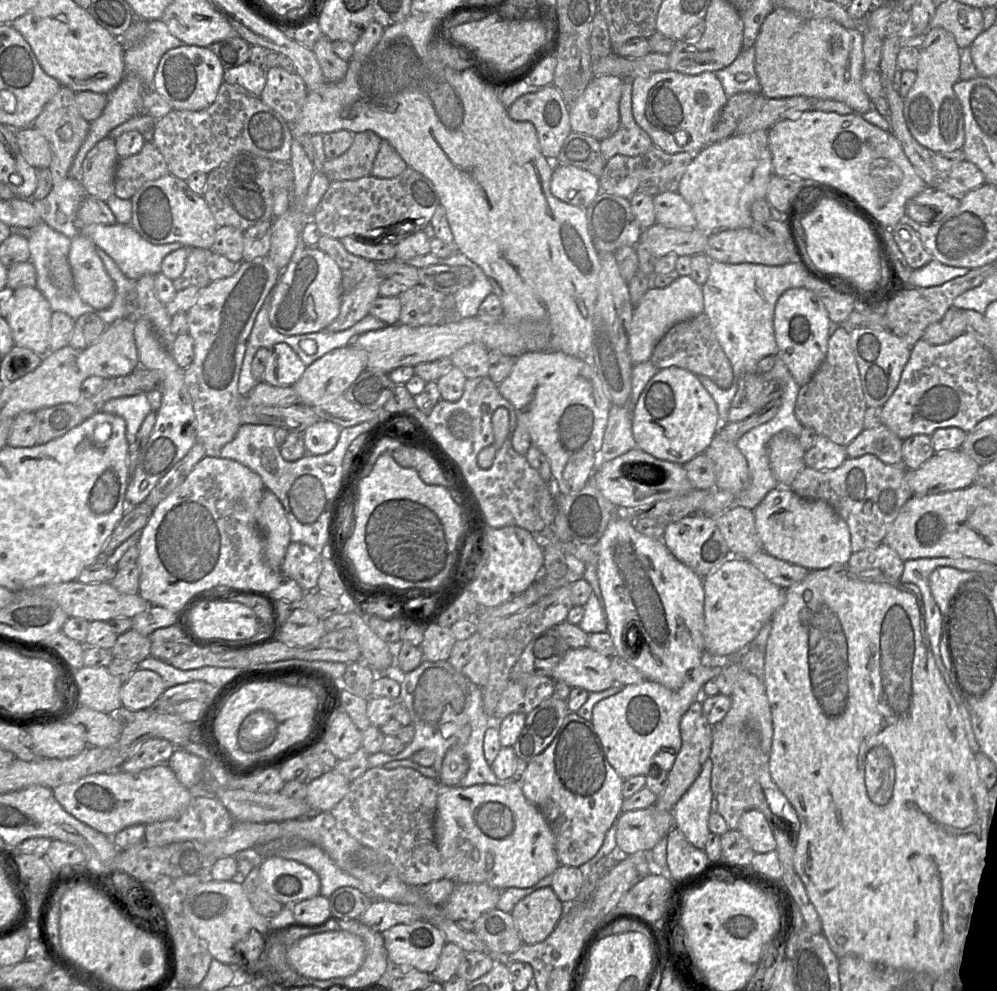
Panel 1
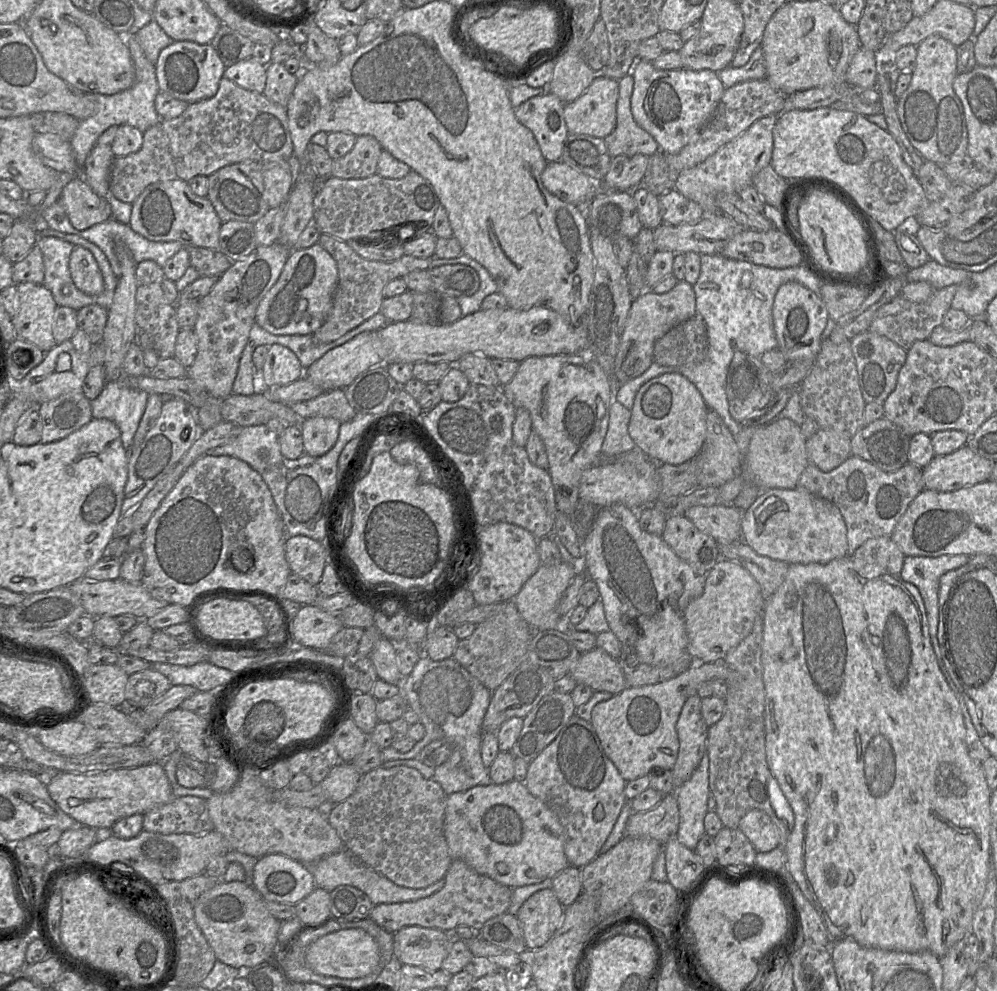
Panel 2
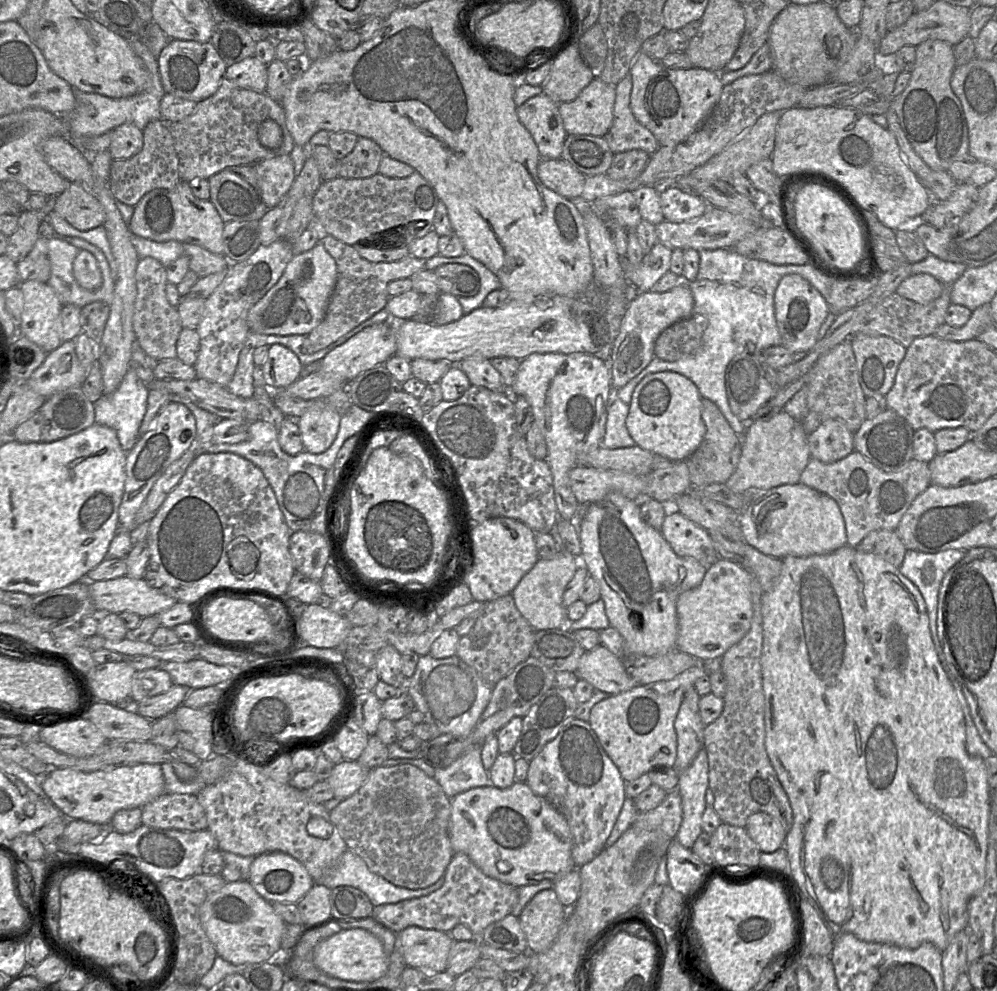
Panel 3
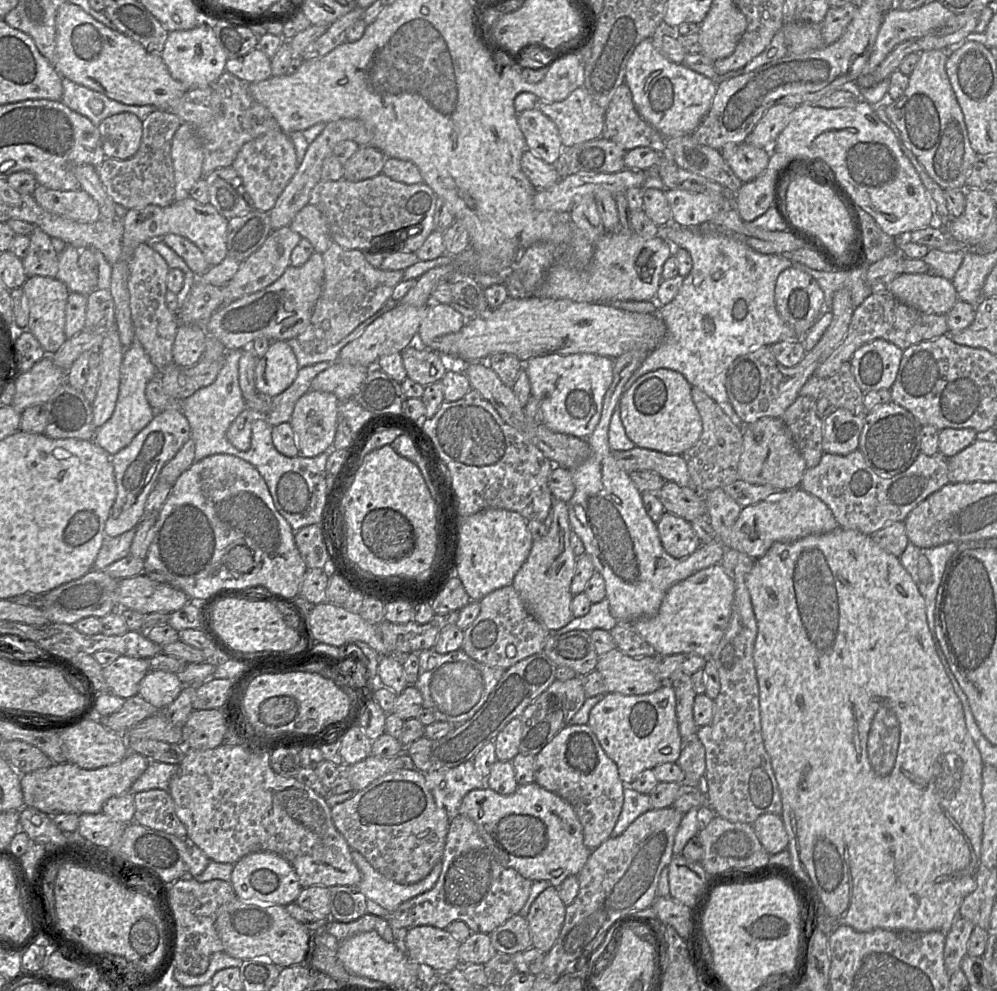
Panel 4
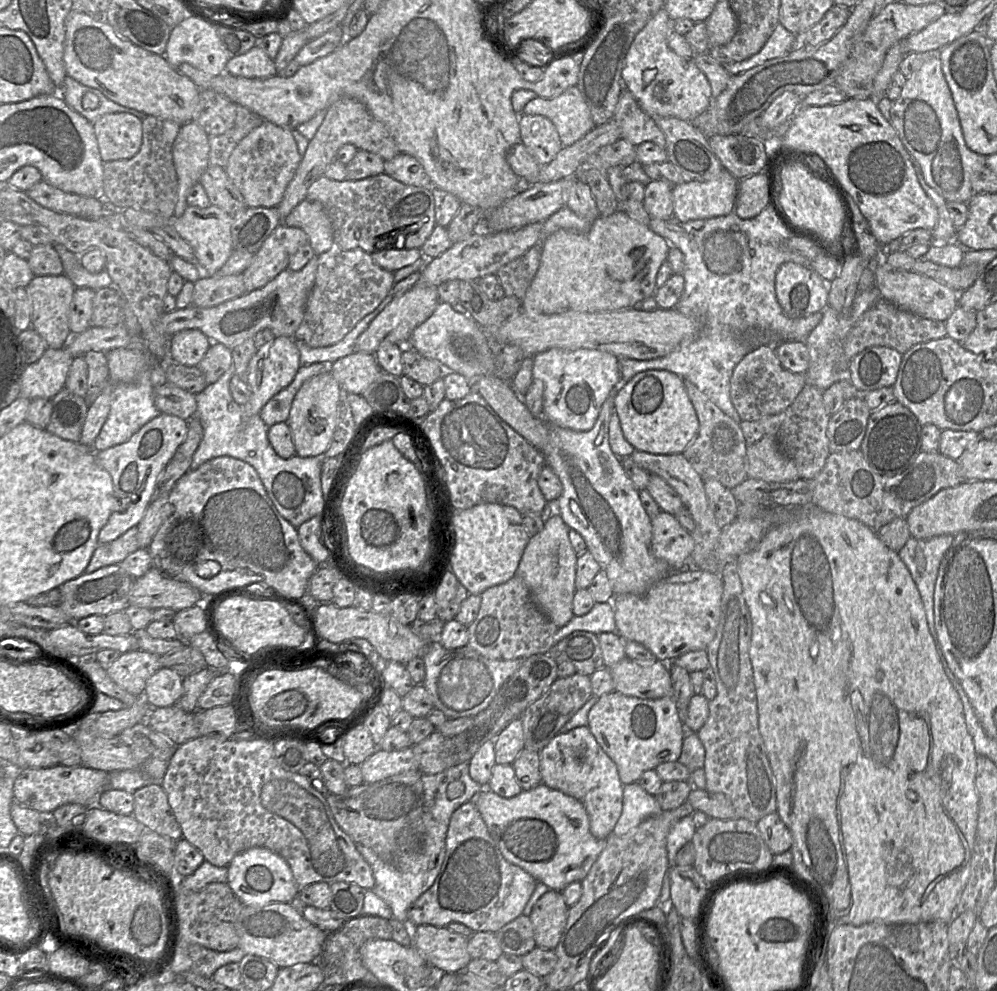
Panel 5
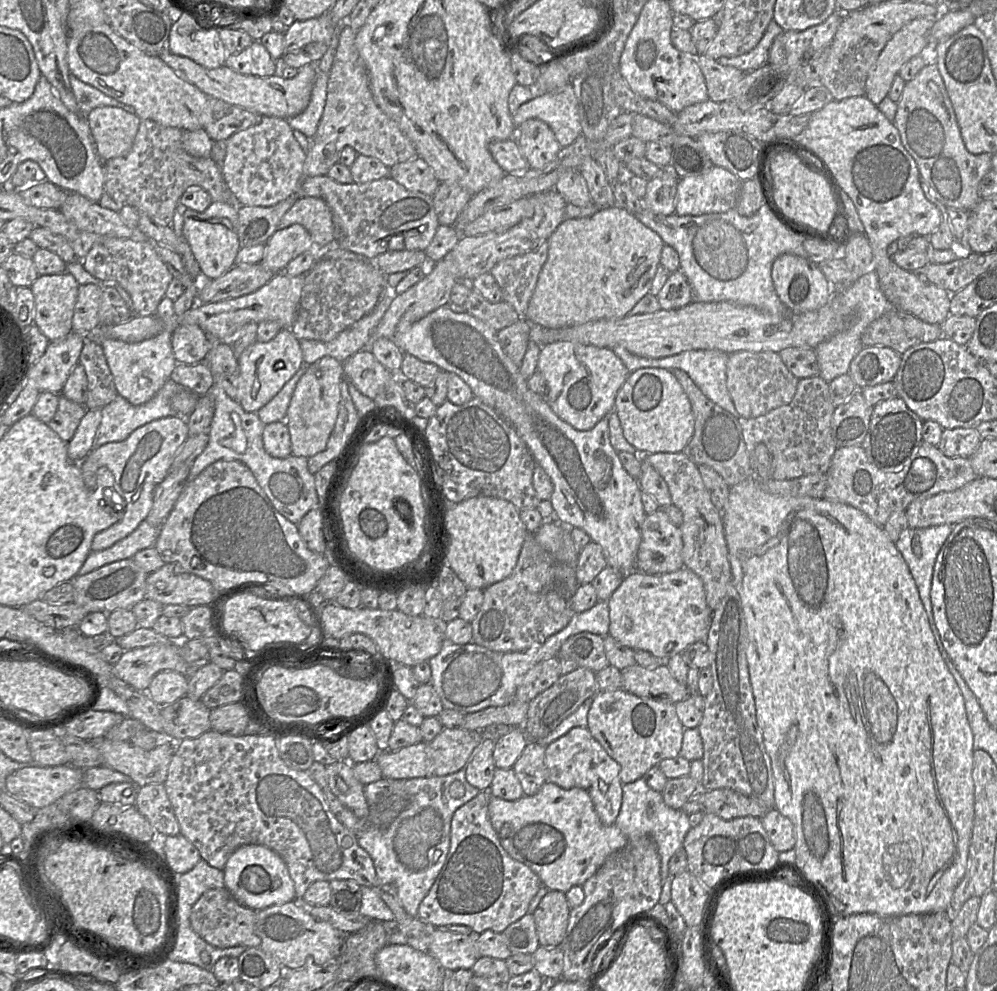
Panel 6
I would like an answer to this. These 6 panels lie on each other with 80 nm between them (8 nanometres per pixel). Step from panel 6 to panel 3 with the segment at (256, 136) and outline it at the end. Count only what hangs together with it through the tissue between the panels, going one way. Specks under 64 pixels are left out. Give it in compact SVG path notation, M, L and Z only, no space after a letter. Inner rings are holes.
M280 155L253 164L261 199L267 208L275 207L290 189L294 179L294 164L290 155Z

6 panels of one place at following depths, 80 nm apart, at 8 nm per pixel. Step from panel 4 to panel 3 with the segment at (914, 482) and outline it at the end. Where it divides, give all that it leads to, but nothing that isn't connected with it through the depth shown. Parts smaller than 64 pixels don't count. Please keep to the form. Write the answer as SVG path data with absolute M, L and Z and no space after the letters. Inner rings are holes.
M855 450L831 463L810 458L800 483L836 501L844 519L847 545L854 548L872 531L895 530L913 501L932 484L926 462L912 459L898 472L888 473Z

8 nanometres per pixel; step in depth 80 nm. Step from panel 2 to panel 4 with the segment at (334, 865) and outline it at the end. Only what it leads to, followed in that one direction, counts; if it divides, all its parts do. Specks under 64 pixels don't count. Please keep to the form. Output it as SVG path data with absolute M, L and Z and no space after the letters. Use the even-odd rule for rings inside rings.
M351 850L351 855L361 874L357 888L367 898L367 912L386 919L387 914L395 911L402 903L429 891L436 884L442 868L441 860L420 882L403 885L375 870L360 852Z

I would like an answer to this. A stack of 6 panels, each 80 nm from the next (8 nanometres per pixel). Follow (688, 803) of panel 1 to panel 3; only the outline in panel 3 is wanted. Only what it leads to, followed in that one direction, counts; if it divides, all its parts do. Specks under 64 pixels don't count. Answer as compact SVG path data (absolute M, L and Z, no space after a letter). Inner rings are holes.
M702 748L693 762L683 771L679 772L677 790L682 799L682 822L675 837L683 847L691 849L698 836L702 833L702 815L707 807L706 790L709 787L707 751Z

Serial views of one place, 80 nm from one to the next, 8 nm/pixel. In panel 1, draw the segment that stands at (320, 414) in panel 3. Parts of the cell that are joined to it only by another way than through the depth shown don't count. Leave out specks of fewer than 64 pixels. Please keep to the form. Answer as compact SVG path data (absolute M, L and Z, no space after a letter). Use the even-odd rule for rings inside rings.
M319 420L304 430L303 439L307 454L322 455L337 444L341 427L333 422Z

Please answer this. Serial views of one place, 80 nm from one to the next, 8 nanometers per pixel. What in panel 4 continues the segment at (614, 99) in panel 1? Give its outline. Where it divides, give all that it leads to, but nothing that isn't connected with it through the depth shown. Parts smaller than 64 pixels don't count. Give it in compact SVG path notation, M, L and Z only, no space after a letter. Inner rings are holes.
M584 86L560 102L539 99L535 108L557 125L564 148L603 136L607 109L599 106Z

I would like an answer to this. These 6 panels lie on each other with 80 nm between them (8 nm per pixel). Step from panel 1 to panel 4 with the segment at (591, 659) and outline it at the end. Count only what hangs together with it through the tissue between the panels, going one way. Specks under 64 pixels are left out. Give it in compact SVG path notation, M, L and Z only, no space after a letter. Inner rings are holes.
M617 648L599 657L596 670L602 675L607 693L644 695L664 684L656 676L654 656L633 658Z

